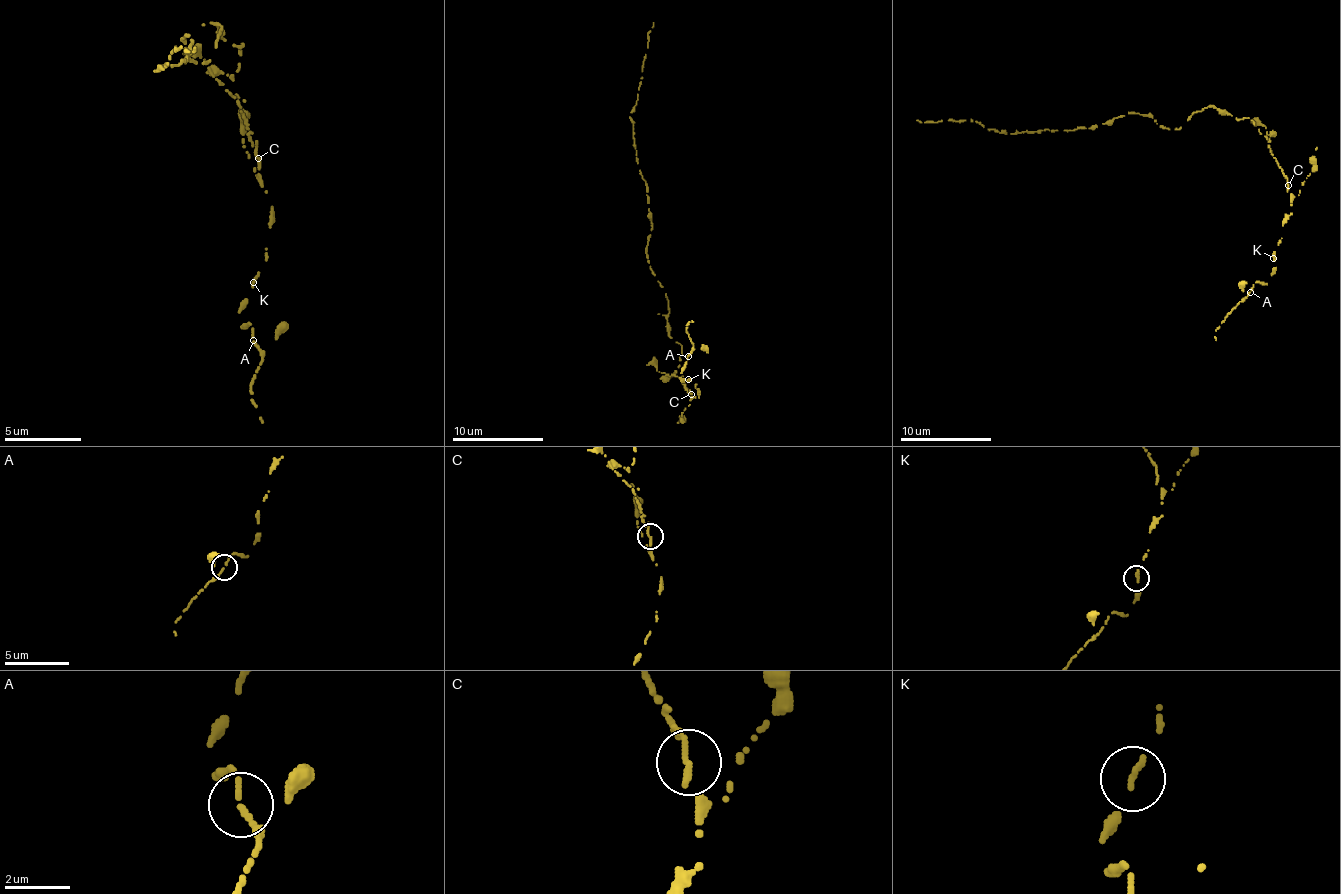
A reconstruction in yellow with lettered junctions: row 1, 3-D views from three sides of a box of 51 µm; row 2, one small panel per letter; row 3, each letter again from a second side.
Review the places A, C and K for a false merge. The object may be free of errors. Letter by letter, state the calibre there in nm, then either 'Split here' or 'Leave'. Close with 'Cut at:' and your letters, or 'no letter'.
A: Thickness 240 nm. Leave
C: Thickness 260 nm. Split here
K: Thickness 280 nm. Leave
Cut at: C

